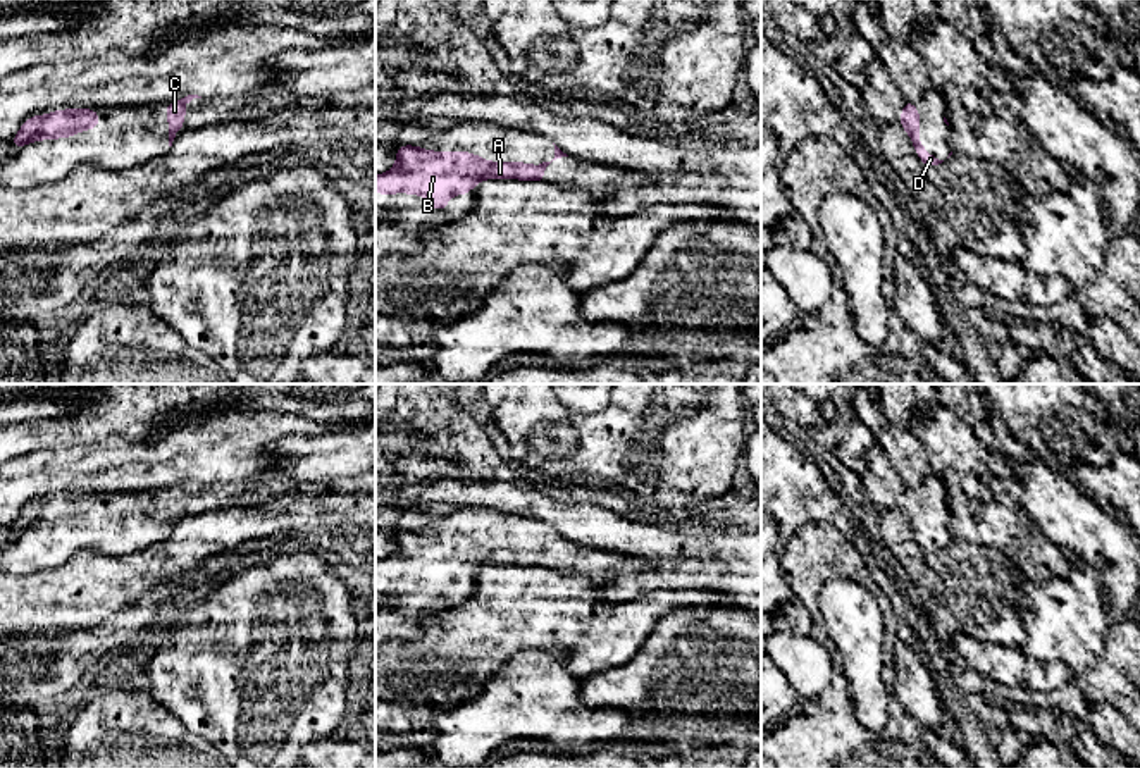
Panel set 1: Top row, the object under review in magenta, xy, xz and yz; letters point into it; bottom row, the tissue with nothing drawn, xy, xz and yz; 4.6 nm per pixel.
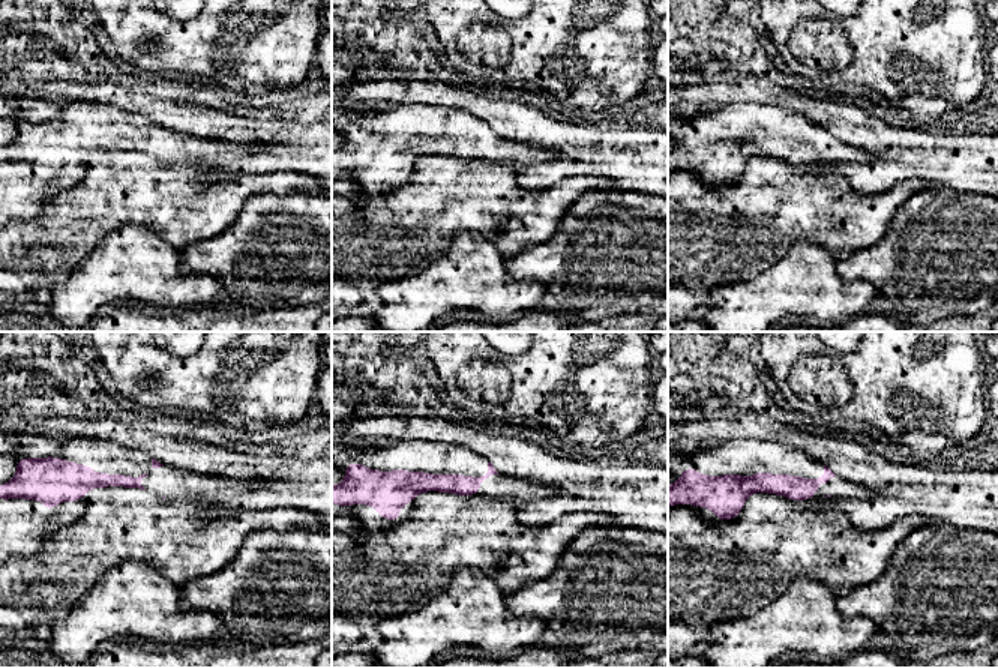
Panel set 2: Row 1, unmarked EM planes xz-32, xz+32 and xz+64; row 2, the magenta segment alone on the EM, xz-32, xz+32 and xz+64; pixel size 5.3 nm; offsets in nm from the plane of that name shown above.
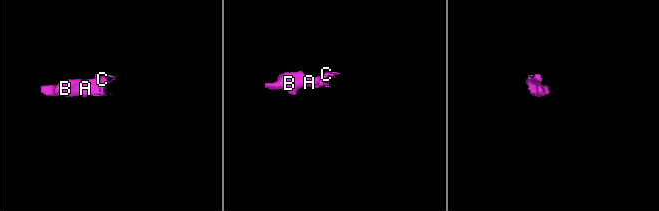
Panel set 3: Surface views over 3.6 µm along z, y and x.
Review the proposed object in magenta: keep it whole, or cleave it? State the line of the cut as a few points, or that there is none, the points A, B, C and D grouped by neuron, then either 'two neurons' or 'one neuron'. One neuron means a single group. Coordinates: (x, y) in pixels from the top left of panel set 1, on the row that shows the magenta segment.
no cut | A B C D | one neuron

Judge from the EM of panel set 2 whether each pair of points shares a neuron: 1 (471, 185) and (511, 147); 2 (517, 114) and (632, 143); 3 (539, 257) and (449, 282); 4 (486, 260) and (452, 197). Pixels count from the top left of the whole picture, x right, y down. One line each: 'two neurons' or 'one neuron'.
1: two neurons
2: one neuron
3: two neurons
4: two neurons

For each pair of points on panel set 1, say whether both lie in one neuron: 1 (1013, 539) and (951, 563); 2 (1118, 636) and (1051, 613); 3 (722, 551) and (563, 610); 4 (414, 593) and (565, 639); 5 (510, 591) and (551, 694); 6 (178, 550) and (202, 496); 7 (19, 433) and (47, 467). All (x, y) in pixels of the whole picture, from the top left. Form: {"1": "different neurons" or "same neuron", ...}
{"1": "different neurons", "2": "different neurons", "3": "different neurons", "4": "different neurons", "5": "different neurons", "6": "different neurons", "7": "different neurons"}

